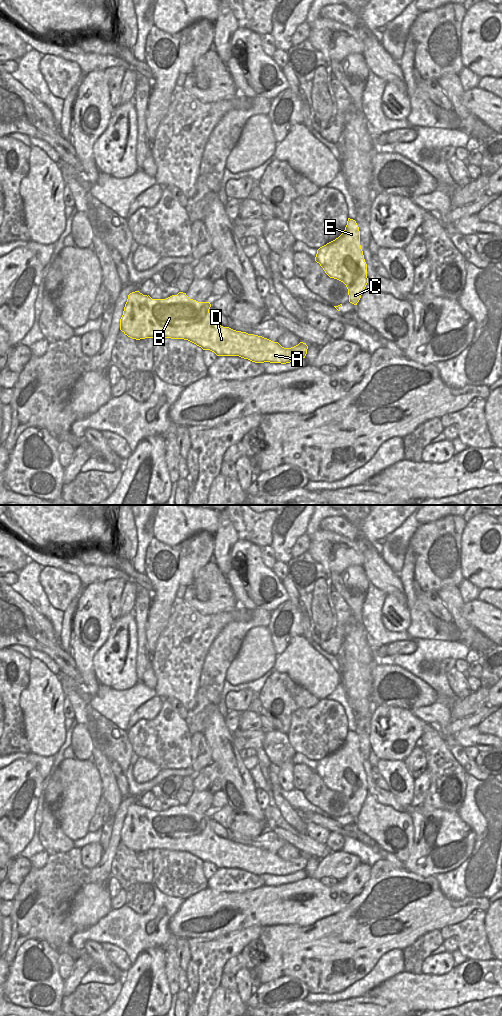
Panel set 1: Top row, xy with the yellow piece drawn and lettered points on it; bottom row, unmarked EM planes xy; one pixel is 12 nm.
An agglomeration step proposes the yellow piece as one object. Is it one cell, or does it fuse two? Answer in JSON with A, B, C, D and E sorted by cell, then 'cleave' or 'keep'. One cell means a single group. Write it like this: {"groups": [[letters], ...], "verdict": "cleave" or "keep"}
{"groups": [["A", "B", "C", "D", "E"]], "verdict": "keep"}

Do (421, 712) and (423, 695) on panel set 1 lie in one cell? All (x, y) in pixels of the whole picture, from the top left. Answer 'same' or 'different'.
different

